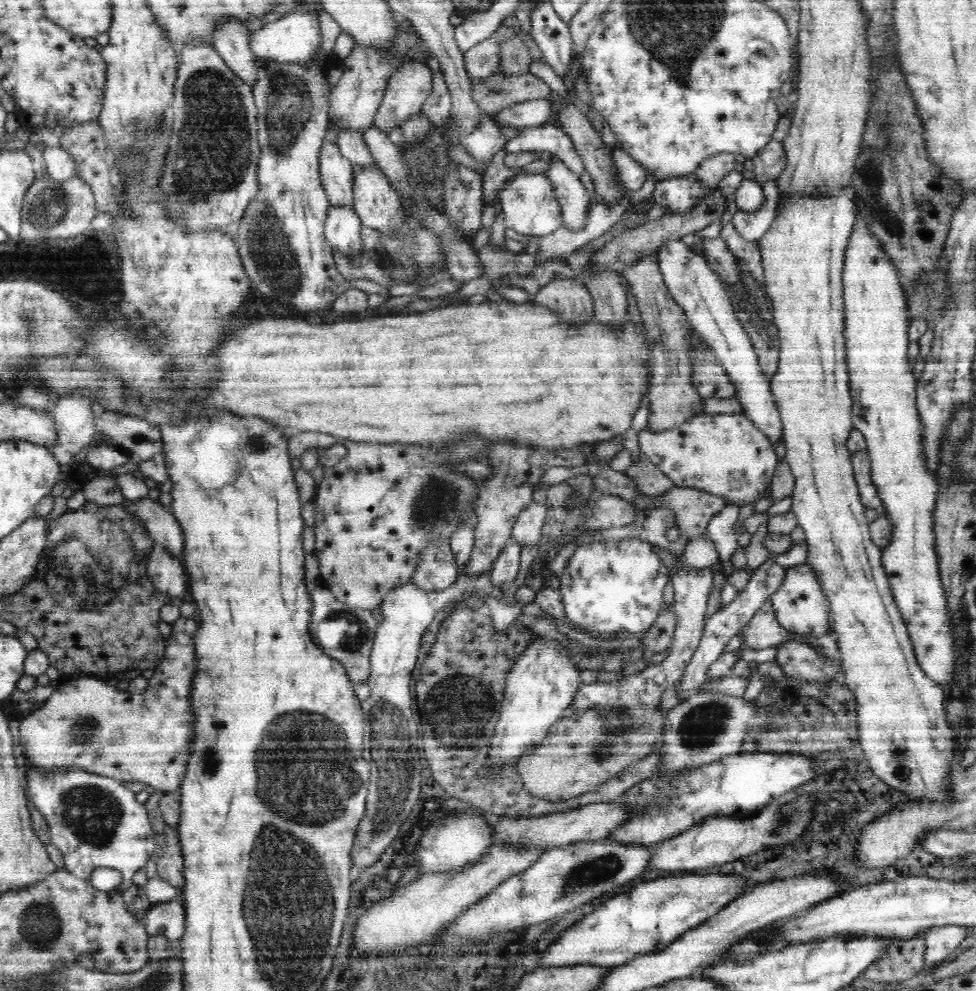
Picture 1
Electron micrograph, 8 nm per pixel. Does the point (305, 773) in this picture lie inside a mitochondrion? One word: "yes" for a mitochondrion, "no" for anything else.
yes

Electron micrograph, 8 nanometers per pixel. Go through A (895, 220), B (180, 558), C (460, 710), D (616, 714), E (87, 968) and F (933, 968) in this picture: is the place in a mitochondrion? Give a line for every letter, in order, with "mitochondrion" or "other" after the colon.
A: mitochondrion
B: other
C: mitochondrion
D: mitochondrion
E: other
F: other

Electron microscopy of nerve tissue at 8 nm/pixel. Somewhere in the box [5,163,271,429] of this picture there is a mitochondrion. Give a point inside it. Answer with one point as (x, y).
(50, 209)

